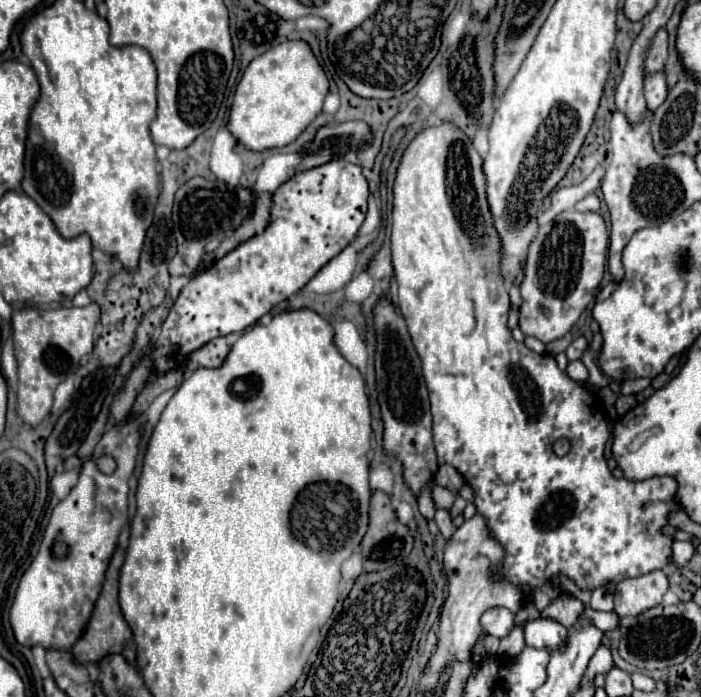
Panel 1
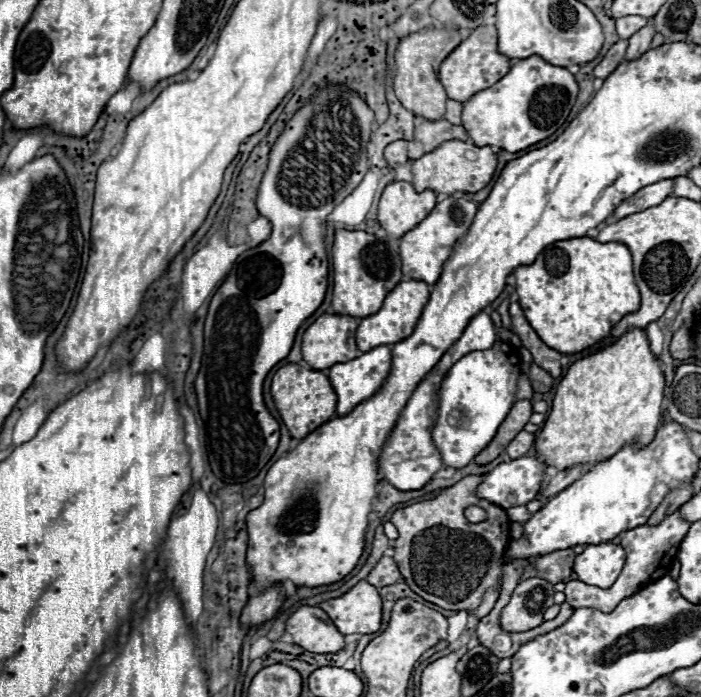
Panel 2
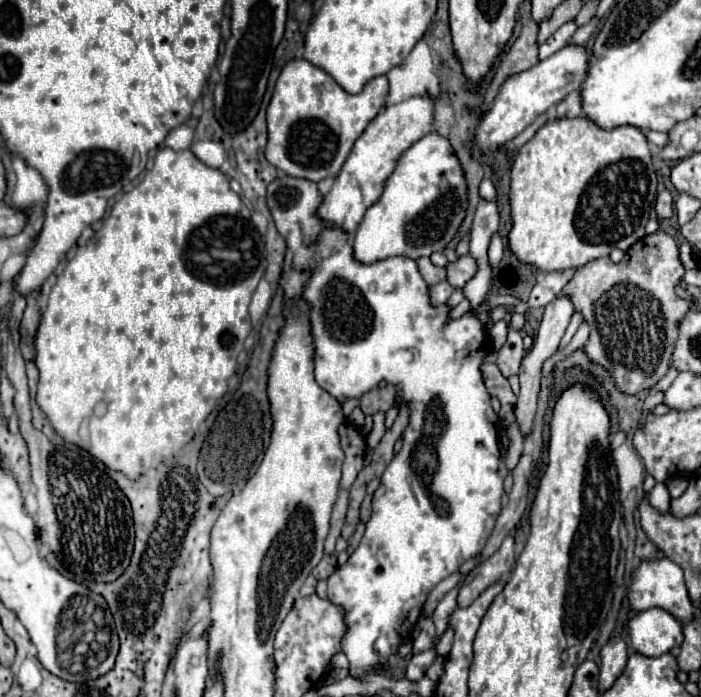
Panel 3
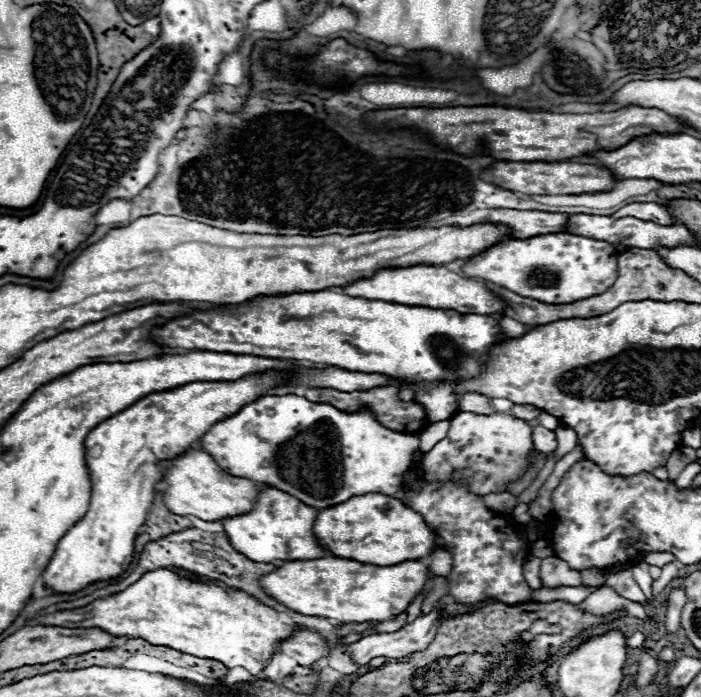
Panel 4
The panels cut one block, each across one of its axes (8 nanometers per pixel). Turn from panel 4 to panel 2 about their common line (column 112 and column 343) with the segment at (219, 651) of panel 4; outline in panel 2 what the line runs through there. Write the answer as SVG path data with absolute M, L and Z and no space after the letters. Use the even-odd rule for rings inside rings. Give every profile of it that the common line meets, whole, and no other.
M366 580L358 582L340 598L332 598L320 604L332 618L336 628L348 634L374 634L380 628L382 600L378 590Z

